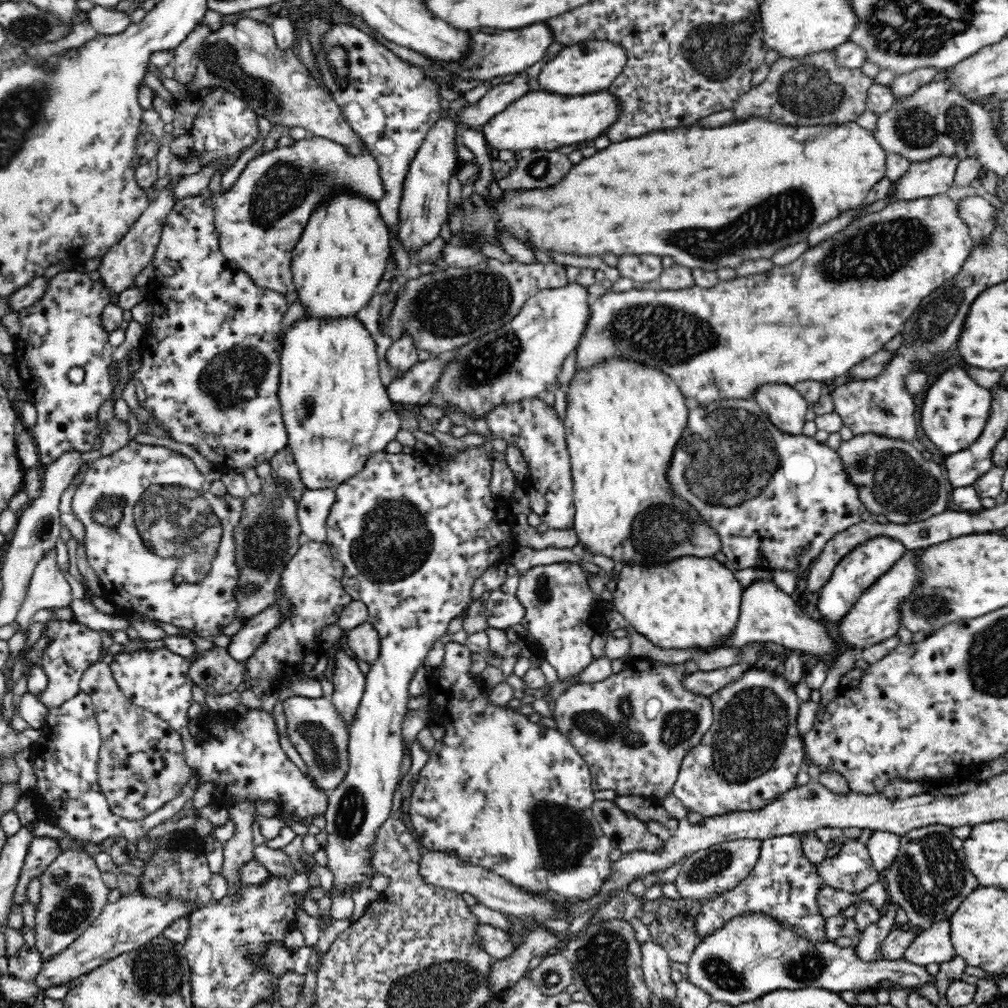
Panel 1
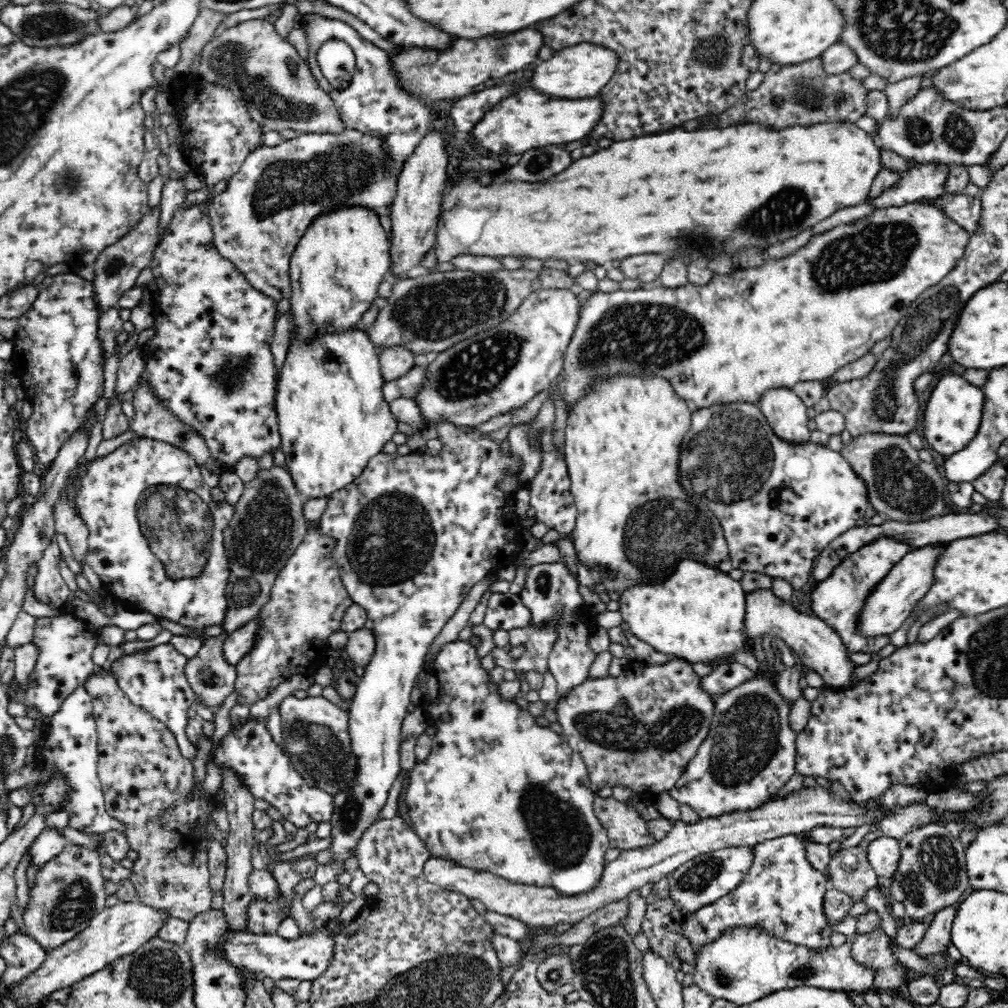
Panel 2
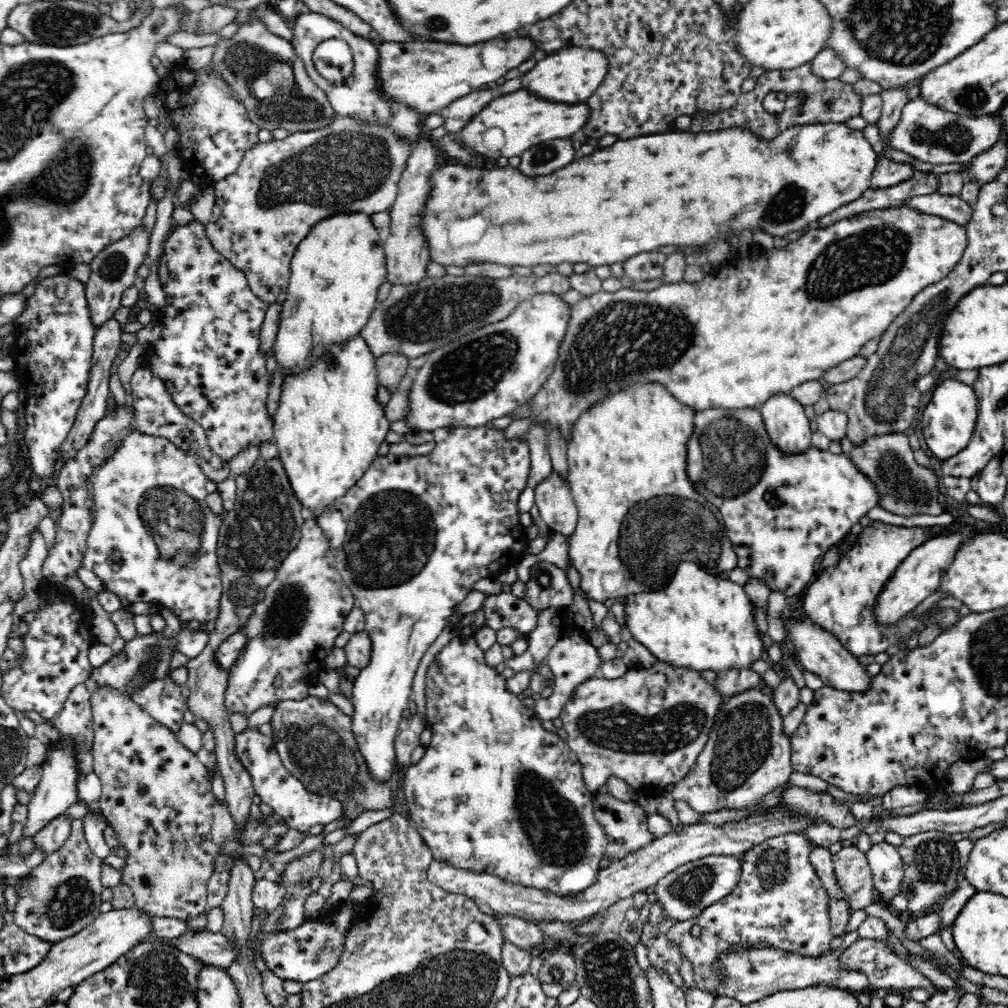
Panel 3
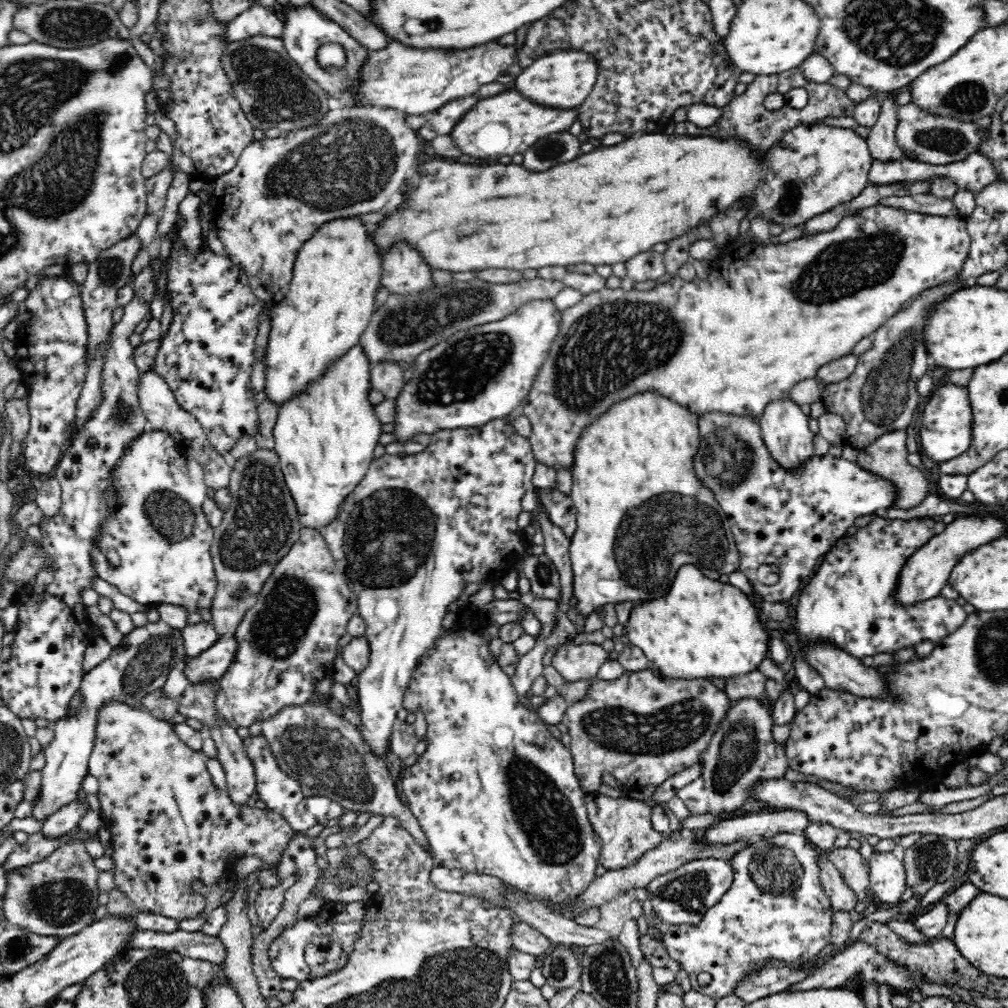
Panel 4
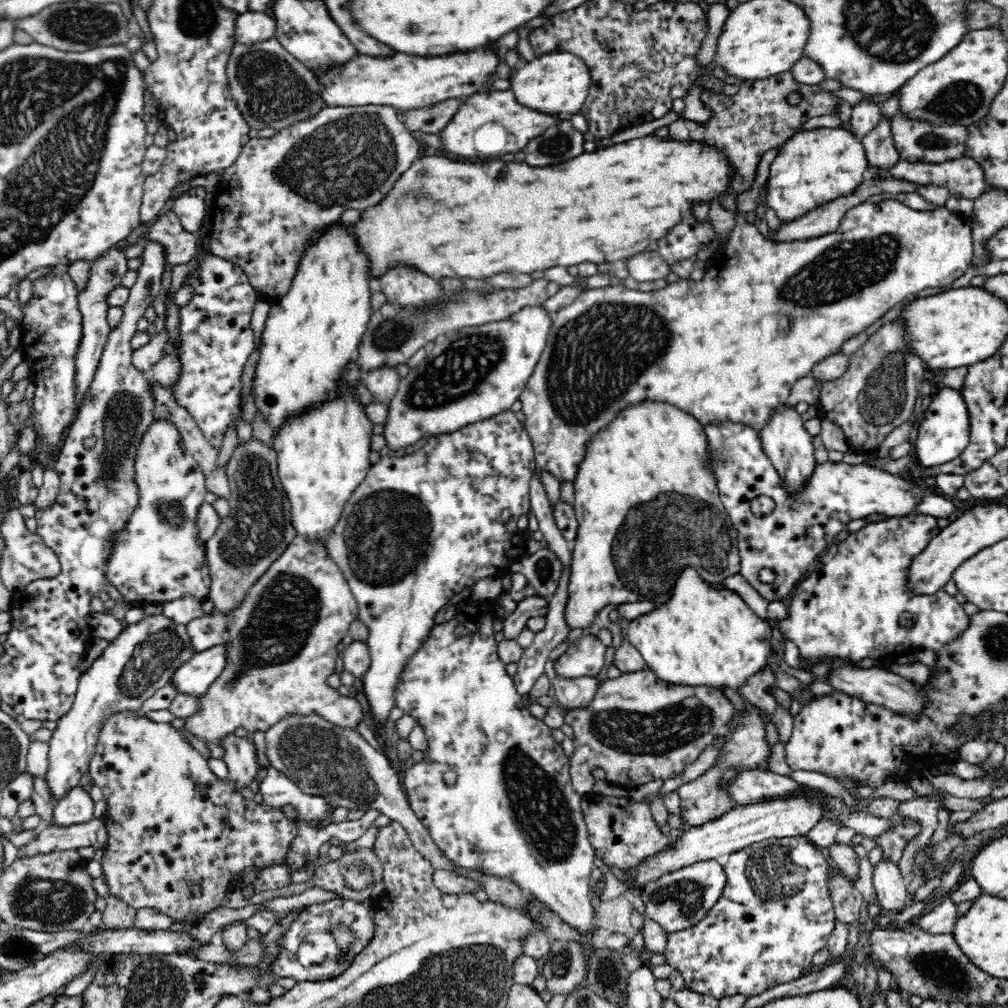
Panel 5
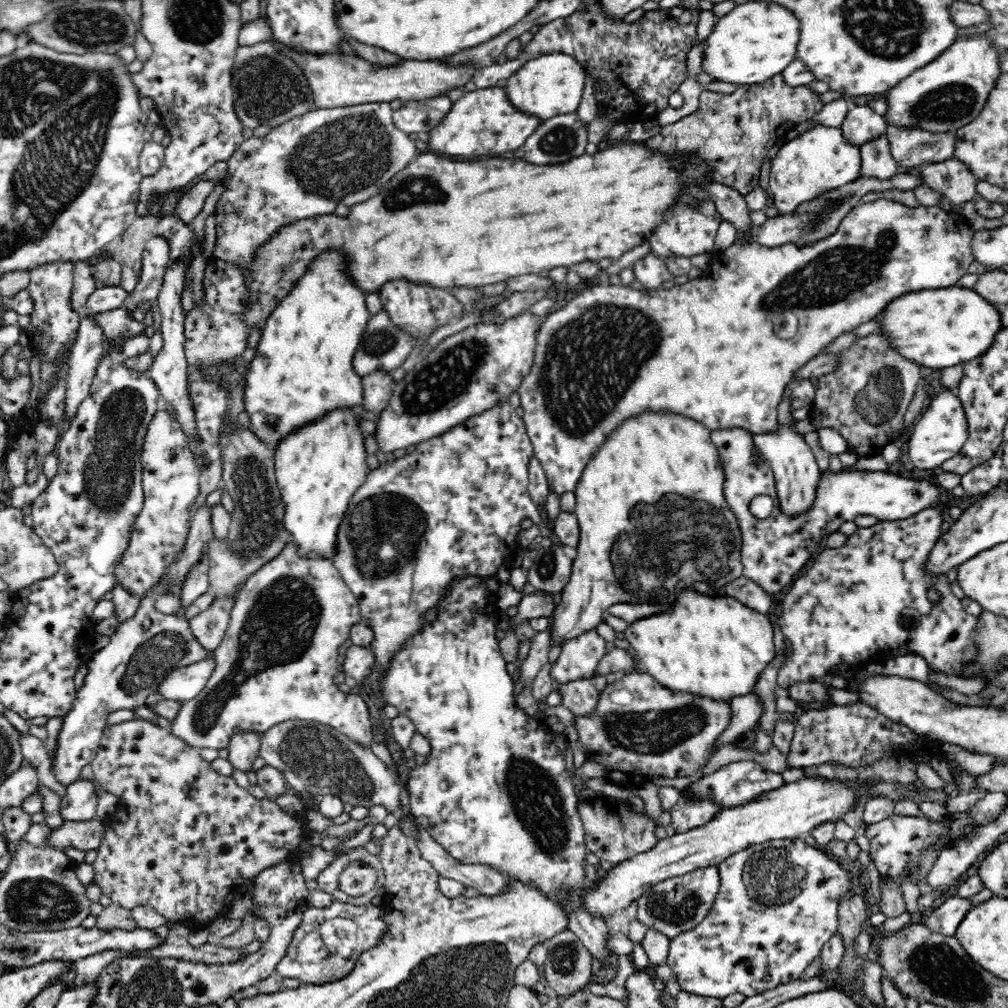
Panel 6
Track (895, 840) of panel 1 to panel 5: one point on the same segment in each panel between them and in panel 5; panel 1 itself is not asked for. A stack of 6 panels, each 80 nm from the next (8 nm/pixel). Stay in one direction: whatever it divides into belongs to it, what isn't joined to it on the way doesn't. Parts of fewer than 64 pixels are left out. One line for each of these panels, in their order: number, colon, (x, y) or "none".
2: (884, 854)
3: (885, 861)
4: (887, 875)
5: (890, 889)

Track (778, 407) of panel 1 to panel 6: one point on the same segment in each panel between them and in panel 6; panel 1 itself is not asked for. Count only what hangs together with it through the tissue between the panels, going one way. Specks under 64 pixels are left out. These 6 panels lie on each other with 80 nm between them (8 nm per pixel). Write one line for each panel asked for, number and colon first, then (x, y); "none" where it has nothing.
2: (785, 412)
3: (788, 427)
4: (785, 431)
5: (787, 444)
6: (796, 475)

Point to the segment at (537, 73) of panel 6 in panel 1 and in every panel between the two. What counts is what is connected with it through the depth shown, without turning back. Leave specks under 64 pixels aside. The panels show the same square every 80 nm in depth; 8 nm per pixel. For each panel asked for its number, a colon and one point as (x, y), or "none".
1: (587, 66)
2: (579, 71)
3: (569, 75)
4: (563, 79)
5: (555, 83)

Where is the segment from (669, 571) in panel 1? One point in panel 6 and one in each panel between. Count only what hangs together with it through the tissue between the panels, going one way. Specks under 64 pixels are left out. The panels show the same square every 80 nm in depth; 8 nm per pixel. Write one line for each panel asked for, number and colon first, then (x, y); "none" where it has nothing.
2: (696, 615)
3: (700, 622)
4: (703, 629)
5: (701, 637)
6: (713, 646)

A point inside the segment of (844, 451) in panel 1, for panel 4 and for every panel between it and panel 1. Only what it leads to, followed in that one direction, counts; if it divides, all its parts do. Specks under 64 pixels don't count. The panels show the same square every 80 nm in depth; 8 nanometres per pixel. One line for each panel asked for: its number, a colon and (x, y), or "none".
2: (900, 486)
3: (905, 488)
4: (886, 457)

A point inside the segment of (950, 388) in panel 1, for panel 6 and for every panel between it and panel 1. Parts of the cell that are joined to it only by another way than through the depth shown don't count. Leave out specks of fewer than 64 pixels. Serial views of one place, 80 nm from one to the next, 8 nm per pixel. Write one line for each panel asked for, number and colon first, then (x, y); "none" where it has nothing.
2: (952, 415)
3: (948, 421)
4: (946, 431)
5: (943, 434)
6: (941, 431)

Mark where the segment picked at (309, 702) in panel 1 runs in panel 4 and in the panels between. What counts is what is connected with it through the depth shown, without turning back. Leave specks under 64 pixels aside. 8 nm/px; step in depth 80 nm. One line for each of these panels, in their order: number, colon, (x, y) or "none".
2: (315, 736)
3: (315, 742)
4: (325, 754)

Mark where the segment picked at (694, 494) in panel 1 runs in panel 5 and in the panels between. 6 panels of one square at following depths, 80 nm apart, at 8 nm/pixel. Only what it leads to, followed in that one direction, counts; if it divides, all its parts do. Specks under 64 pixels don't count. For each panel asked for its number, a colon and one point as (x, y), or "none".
2: (779, 504)
3: (784, 512)
4: (790, 519)
5: (787, 541)

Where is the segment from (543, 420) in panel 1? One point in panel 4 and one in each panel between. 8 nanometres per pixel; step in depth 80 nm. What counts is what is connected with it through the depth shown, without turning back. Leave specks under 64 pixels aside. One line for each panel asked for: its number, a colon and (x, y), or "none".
2: (551, 497)
3: (555, 502)
4: (560, 508)

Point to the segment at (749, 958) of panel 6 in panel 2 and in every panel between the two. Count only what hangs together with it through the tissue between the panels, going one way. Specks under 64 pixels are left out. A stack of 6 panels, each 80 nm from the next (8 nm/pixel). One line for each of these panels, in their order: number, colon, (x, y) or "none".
2: (782, 894)
3: (779, 902)
4: (776, 909)
5: (775, 912)

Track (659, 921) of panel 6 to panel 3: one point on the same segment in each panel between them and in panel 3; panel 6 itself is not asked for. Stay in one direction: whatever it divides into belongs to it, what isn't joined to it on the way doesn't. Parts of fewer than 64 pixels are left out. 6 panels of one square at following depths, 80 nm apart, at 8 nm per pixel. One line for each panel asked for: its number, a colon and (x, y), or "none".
3: (693, 886)
4: (680, 897)
5: (679, 900)

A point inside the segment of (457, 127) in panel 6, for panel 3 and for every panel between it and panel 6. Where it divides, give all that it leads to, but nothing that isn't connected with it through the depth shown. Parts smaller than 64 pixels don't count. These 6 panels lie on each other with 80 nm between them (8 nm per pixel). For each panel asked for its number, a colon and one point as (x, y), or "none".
3: (525, 119)
4: (526, 121)
5: (522, 123)

